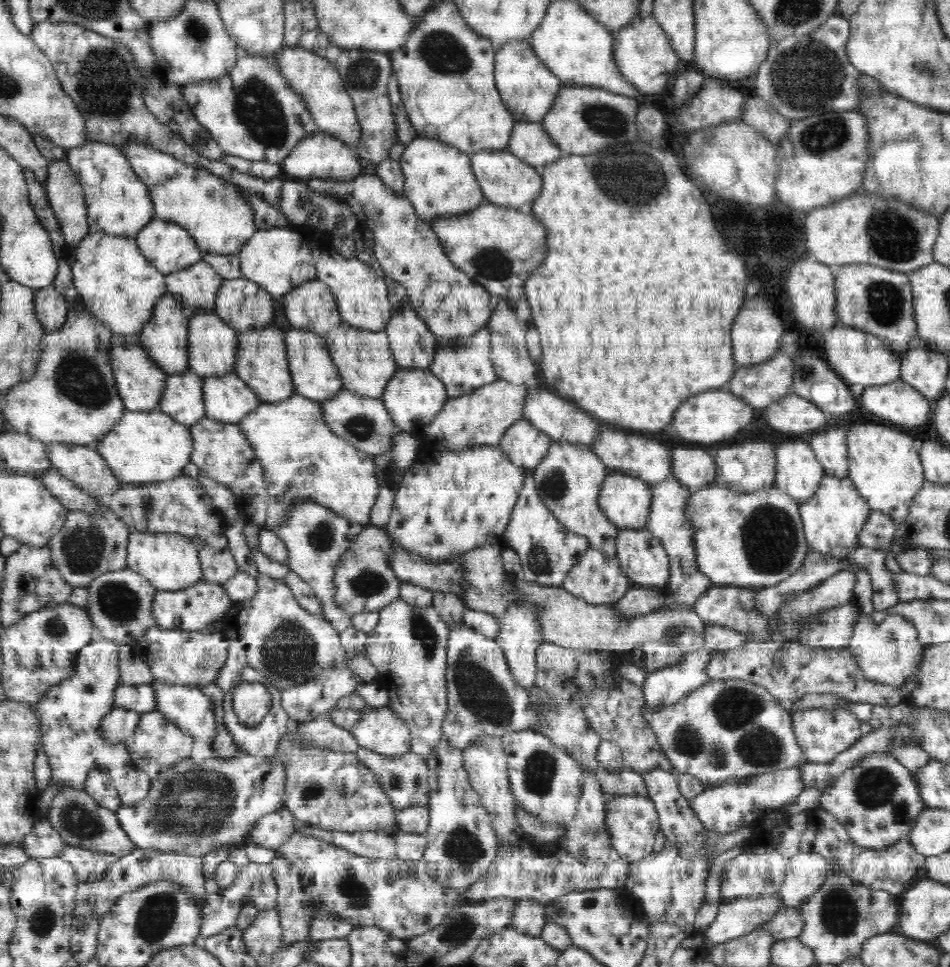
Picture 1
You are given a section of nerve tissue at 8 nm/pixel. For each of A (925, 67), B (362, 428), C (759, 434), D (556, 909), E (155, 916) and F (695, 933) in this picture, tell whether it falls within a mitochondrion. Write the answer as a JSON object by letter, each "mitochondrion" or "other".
{"A":"mitochondrion","B":"mitochondrion","C":"other","D":"other","E":"mitochondrion","F":"other"}

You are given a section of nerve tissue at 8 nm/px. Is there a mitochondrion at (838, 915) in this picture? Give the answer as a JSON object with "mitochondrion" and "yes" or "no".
{"mitochondrion":"yes"}

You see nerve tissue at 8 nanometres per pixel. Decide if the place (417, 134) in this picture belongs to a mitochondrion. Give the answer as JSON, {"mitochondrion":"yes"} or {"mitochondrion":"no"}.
{"mitochondrion":"no"}

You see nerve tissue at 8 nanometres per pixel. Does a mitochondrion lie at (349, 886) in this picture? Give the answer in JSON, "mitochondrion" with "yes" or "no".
{"mitochondrion":"yes"}

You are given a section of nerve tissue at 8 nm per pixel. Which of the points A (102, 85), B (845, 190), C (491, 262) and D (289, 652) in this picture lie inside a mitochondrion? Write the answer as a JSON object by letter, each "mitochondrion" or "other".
{"A":"mitochondrion","B":"other","C":"mitochondrion","D":"mitochondrion"}

